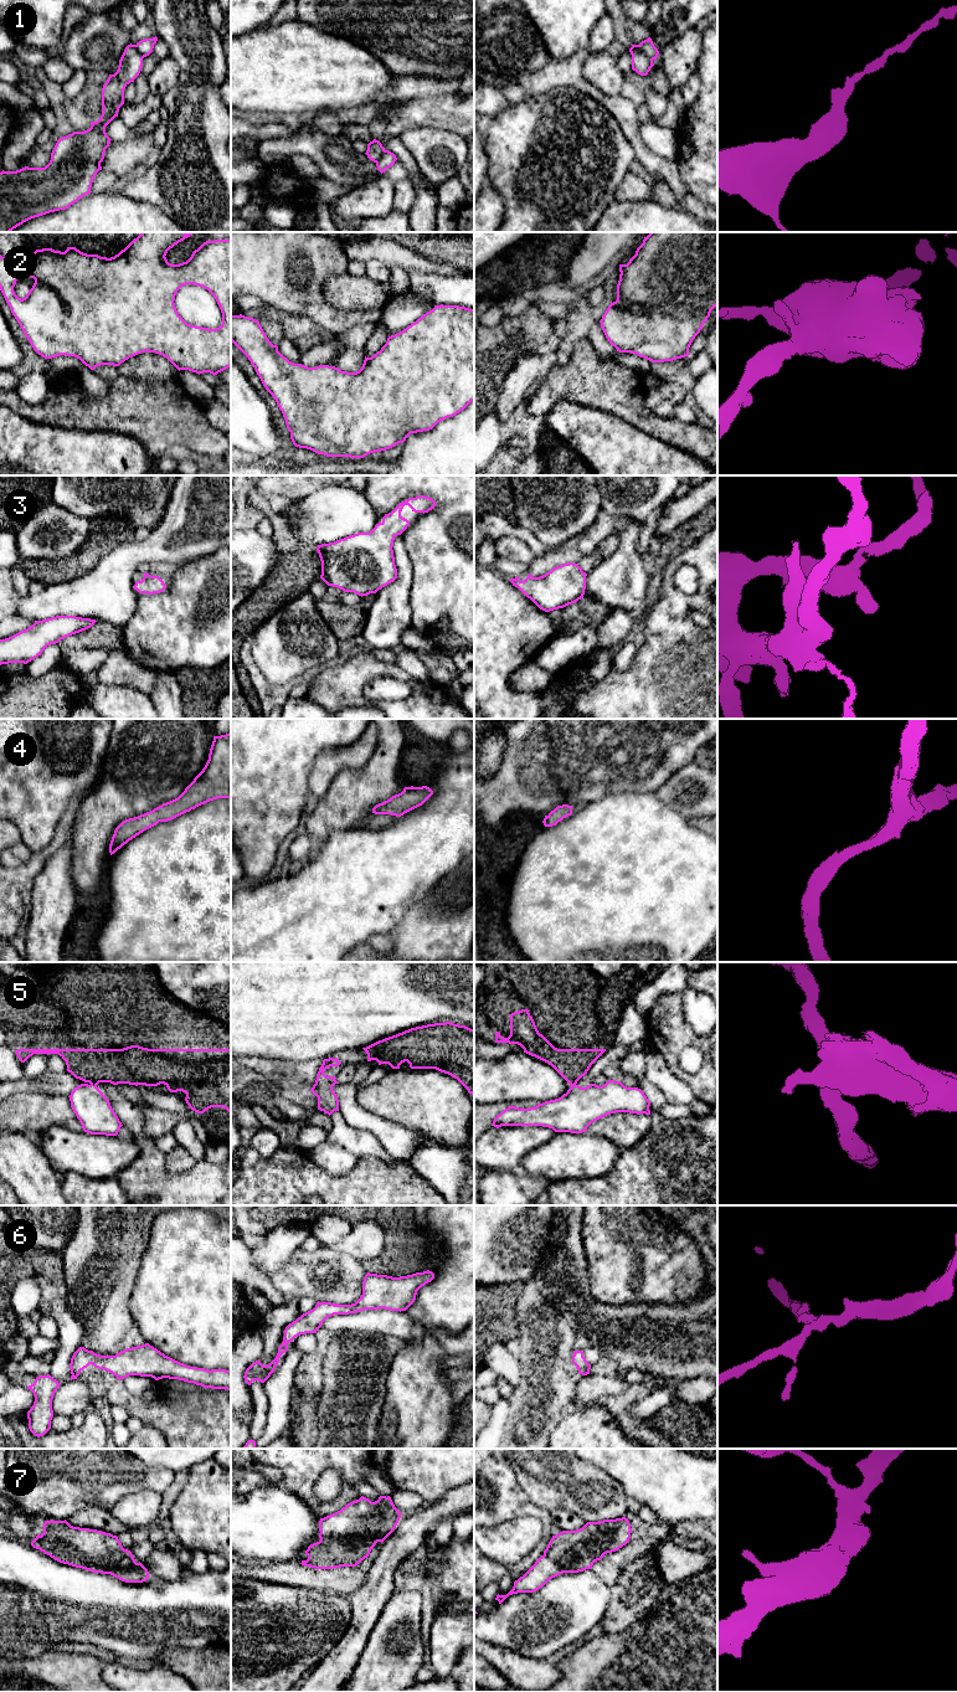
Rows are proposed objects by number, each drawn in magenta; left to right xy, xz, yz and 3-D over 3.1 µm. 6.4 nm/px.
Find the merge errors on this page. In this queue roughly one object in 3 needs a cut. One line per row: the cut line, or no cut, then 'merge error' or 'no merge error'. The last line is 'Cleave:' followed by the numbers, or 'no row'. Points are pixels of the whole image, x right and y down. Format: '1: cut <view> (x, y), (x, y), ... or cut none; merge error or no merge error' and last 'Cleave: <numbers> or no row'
1: cut yz (634, 45), (652, 60); merge error
2: cut none; no merge error
3: cut none; no merge error
4: cut none; no merge error
5: cut xy (91, 1084), (96, 1086); merge error
6: cut none; no merge error
7: cut none; no merge error
Cleave: 1, 5

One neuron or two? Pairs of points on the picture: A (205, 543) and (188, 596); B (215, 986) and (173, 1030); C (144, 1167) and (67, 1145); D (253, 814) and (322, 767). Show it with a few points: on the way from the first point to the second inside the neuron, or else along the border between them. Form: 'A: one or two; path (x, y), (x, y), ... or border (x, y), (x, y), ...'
A: two; border (217, 549), (211, 554), (189, 560), (178, 566)
B: two; border (168, 992), (180, 1002), (217, 1021)
C: two; border (133, 1140), (138, 1146), (139, 1153), (116, 1177)
D: two; border (323, 750), (315, 757), (309, 774), (309, 792)

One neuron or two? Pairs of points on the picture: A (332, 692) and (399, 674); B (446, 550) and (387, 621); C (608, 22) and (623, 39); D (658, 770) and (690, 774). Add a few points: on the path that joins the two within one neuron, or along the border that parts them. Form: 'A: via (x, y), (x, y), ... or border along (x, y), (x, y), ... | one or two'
A: via (348, 680), (358, 670), (382, 670) | one
B: border along (412, 565), (411, 622) | two
C: border along (607, 13), (613, 20), (616, 41) | two
D: border along (694, 760), (677, 770), (654, 792) | two

